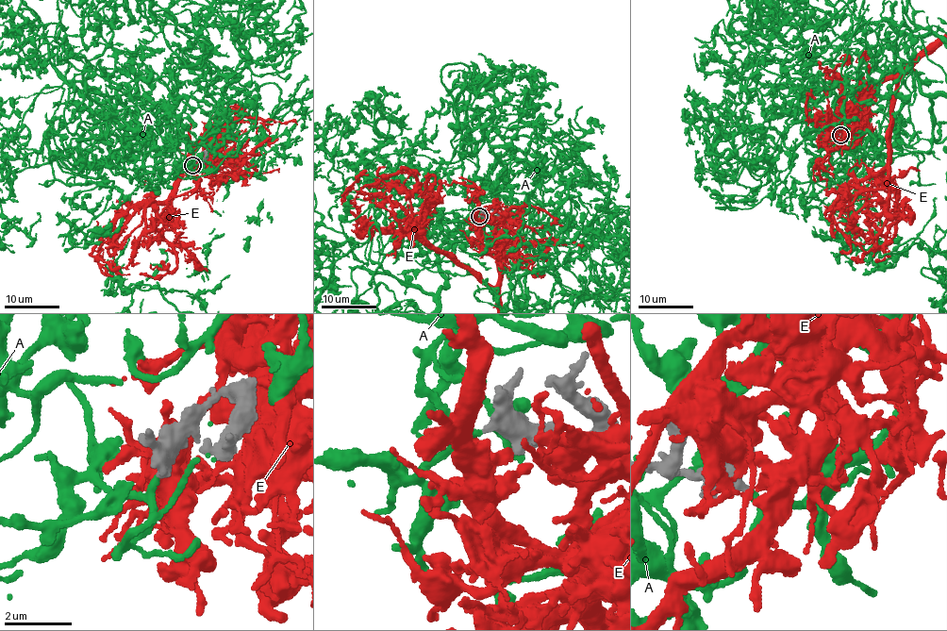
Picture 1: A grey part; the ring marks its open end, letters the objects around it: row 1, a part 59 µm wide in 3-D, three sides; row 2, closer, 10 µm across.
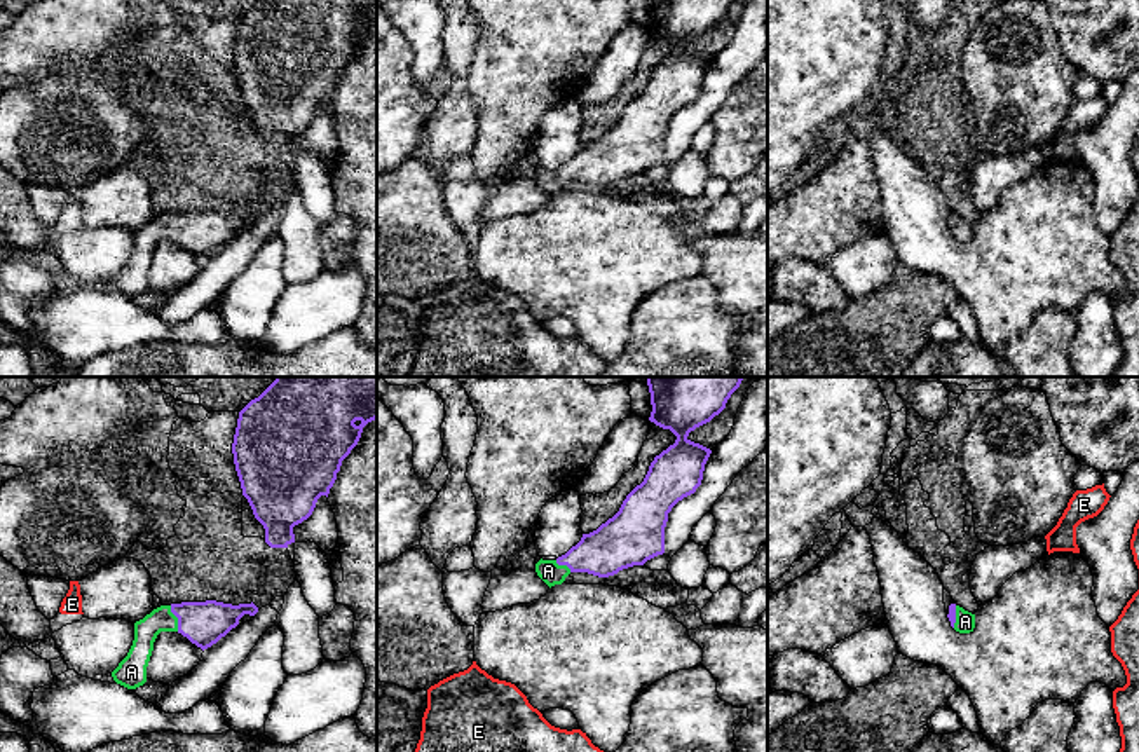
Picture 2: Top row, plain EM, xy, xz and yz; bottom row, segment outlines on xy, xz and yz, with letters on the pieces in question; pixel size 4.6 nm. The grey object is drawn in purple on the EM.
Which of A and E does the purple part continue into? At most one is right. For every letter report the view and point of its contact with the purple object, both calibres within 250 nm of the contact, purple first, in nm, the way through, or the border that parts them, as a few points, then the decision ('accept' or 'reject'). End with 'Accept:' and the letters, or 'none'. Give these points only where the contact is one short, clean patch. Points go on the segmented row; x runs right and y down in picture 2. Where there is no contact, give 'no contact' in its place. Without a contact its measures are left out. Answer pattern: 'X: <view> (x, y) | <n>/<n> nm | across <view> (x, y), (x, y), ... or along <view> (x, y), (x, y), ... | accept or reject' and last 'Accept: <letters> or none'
A: xy (177, 616) | 200/110 nm | across xy (203, 623), (177, 616), (159, 620) | accept
E: no contact | reject
Accept: A

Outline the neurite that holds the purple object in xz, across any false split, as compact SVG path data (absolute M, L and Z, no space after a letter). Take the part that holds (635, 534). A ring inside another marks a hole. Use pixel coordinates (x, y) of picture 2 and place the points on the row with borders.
M647 377L652 412L649 420L670 429L677 440L654 457L640 485L623 501L619 511L597 530L583 534L581 541L556 560L539 560L537 576L551 588L562 585L570 572L588 572L609 578L623 569L644 565L647 560L665 553L665 527L668 513L684 497L701 485L710 448L691 441L687 436L696 427L710 422L724 408L731 394L745 377Z

